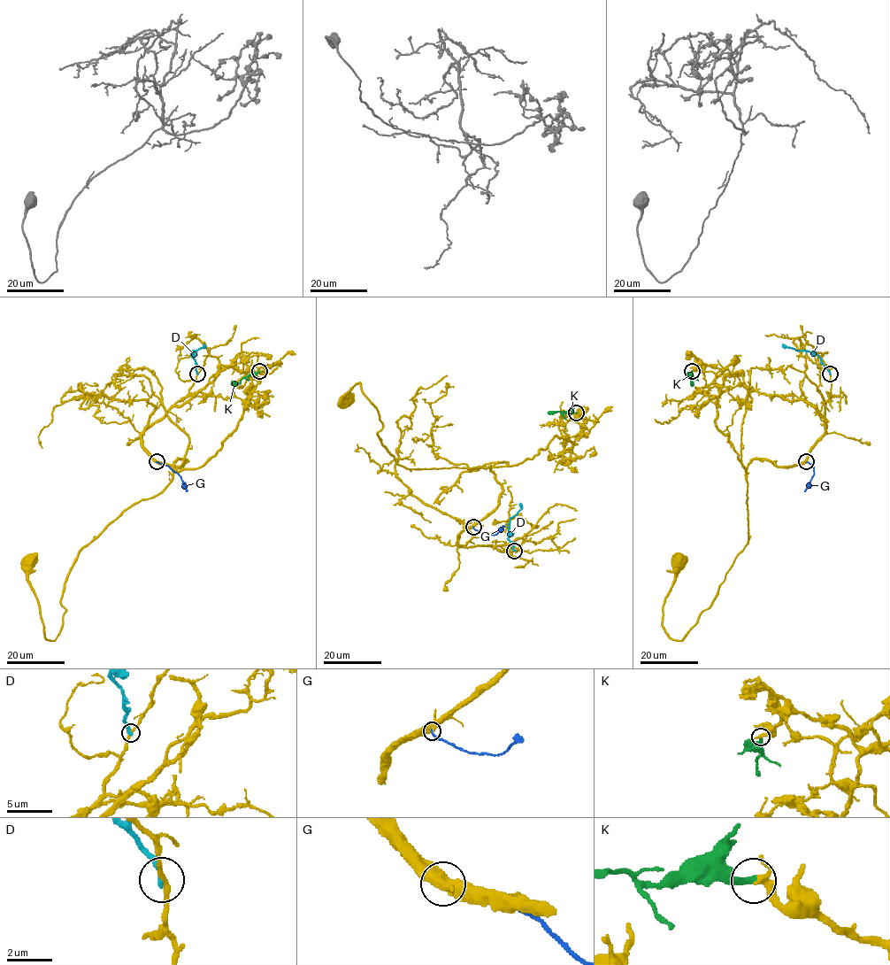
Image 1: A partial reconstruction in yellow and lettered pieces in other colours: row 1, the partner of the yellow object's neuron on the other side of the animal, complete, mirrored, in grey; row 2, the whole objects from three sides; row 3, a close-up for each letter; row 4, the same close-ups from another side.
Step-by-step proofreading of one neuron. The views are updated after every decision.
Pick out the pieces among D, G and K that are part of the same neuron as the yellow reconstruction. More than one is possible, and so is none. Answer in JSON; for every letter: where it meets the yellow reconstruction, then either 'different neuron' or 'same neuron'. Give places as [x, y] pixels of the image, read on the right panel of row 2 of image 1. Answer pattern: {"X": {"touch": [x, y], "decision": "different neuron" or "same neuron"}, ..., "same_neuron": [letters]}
{"D": {"touch": [830, 374], "decision": "different neuron"}, "G": {"touch": [806, 461], "decision": "different neuron"}, "K": {"touch": [692, 371], "decision": "same neuron"}, "same_neuron": ["K"]}

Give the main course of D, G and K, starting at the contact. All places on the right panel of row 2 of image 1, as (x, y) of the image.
D: (830, 373), (817, 354), (782, 344)
G: (806, 462), (812, 464), (814, 474), (804, 491)
K: (692, 371), (692, 384)

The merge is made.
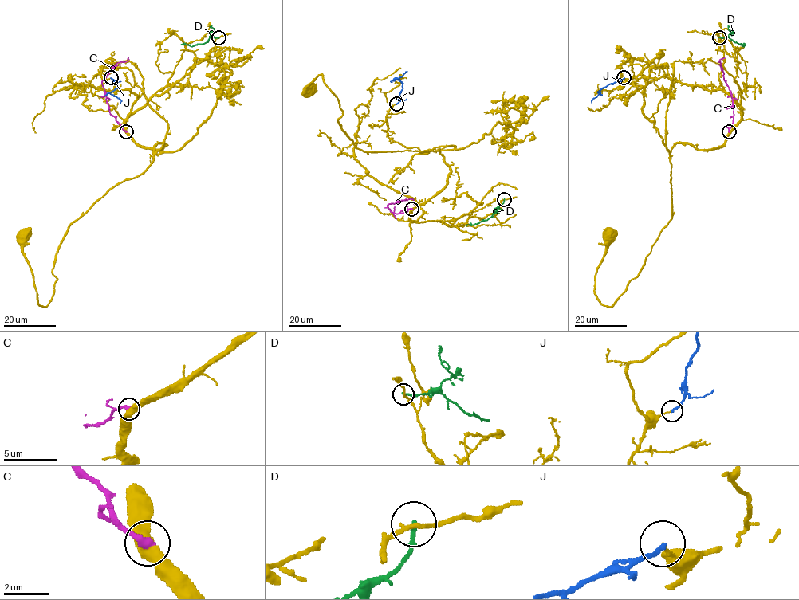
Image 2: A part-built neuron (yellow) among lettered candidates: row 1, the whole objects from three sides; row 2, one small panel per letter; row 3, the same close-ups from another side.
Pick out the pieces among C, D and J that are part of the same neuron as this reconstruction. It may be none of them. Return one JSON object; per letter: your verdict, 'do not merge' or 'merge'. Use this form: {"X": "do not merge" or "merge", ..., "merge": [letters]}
{"C": "do not merge", "D": "do not merge", "J": "do not merge", "merge": []}

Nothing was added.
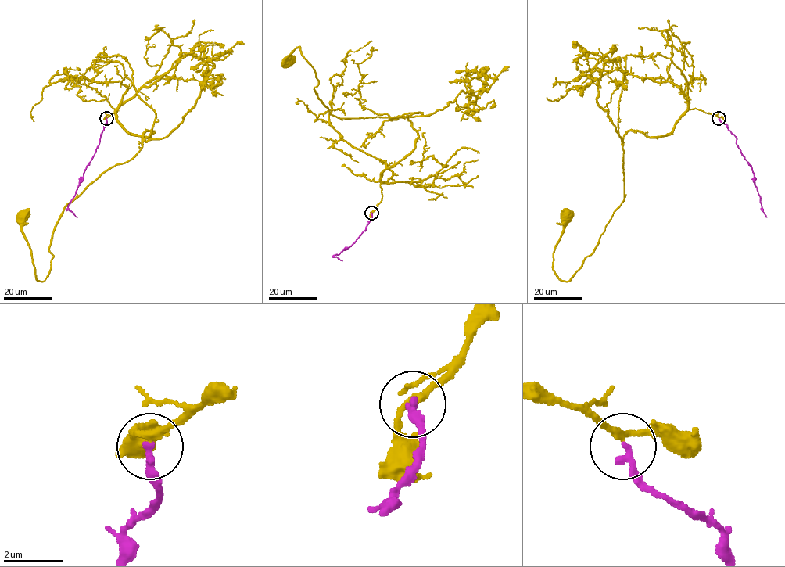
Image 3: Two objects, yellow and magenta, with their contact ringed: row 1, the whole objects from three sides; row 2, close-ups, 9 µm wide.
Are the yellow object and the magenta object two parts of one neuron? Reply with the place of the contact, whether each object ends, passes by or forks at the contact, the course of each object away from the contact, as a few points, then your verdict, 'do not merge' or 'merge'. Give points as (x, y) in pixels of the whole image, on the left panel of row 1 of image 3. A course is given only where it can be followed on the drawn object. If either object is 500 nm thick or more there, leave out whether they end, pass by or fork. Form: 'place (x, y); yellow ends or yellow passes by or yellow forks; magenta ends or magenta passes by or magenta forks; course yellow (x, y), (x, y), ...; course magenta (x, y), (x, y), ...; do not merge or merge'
place (106, 118); yellow passes by; magenta ends; course yellow (106, 118), (116, 109), (127, 130), (152, 132), (66, 206), (43, 281), (23, 216); course magenta (106, 118), (99, 145), (67, 207), (77, 217); merge

